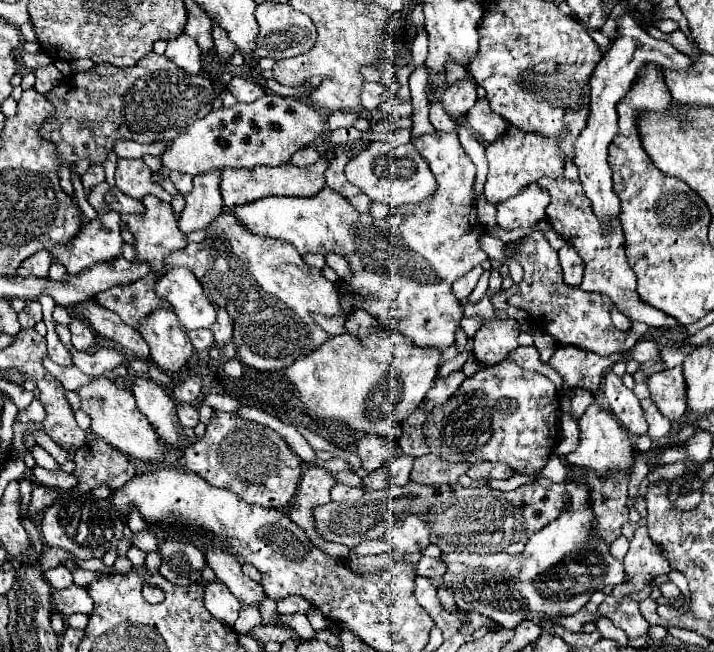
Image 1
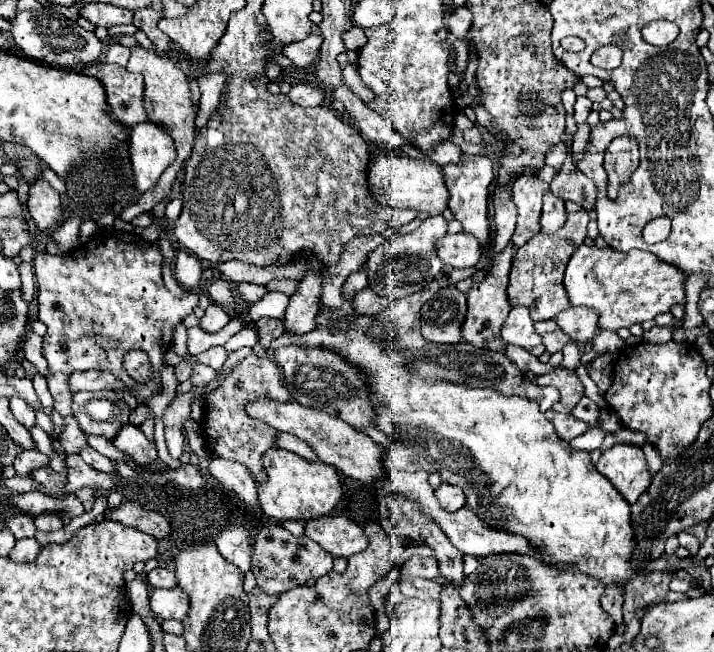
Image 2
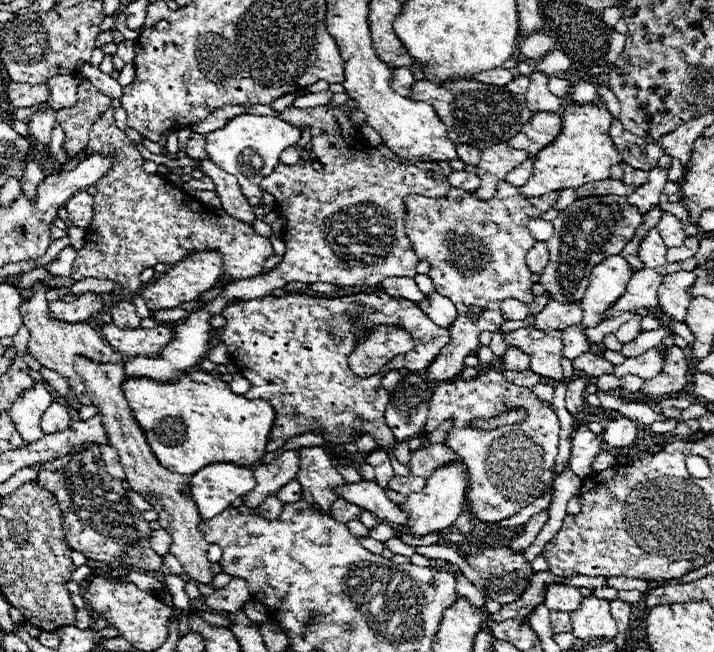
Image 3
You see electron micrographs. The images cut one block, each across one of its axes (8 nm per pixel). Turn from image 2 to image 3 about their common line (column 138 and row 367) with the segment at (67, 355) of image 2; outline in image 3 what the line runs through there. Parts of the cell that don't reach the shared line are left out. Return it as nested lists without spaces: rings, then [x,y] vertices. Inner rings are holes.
[[[360,292],[352,296],[342,298],[312,298],[306,294],[286,294],[282,298],[266,296],[258,300],[248,302],[232,302],[222,312],[226,318],[226,326],[218,330],[222,344],[226,344],[230,358],[234,366],[242,366],[240,374],[252,382],[250,392],[244,396],[248,400],[260,398],[268,400],[276,410],[276,420],[270,430],[268,438],[268,452],[276,452],[284,446],[284,442],[290,436],[310,432],[316,428],[326,428],[326,438],[334,444],[346,444],[352,442],[354,434],[372,434],[378,446],[392,446],[396,444],[394,434],[384,422],[384,410],[388,406],[388,392],[382,388],[382,376],[390,370],[408,368],[408,370],[422,370],[432,364],[432,360],[438,356],[438,352],[450,342],[450,334],[446,328],[436,326],[416,304],[402,298],[392,298],[384,292]],[[378,324],[398,324],[400,328],[406,328],[412,332],[416,340],[416,348],[408,354],[396,356],[388,366],[384,366],[378,374],[370,376],[368,380],[362,380],[354,372],[350,372],[348,356],[354,352],[356,336],[362,336],[368,328]]]

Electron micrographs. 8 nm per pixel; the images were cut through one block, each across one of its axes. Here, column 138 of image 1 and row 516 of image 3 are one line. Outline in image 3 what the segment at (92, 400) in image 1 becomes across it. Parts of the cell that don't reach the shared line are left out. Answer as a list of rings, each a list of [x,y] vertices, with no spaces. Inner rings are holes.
[[[448,462],[432,472],[430,478],[426,478],[426,486],[420,492],[408,494],[406,504],[402,504],[402,510],[408,512],[410,524],[408,530],[414,536],[424,536],[430,532],[444,530],[456,522],[456,518],[464,512],[464,488],[466,488],[466,464],[460,462]]]

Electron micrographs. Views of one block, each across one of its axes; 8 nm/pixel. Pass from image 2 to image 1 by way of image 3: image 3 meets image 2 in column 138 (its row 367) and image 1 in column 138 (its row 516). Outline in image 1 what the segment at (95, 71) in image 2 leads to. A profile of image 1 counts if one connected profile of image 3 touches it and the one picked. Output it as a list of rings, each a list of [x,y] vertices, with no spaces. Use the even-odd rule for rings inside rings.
[[[118,160],[116,168],[116,186],[136,200],[152,194],[164,202],[172,202],[172,196],[158,184],[152,184],[152,170],[144,164],[144,160]]]

